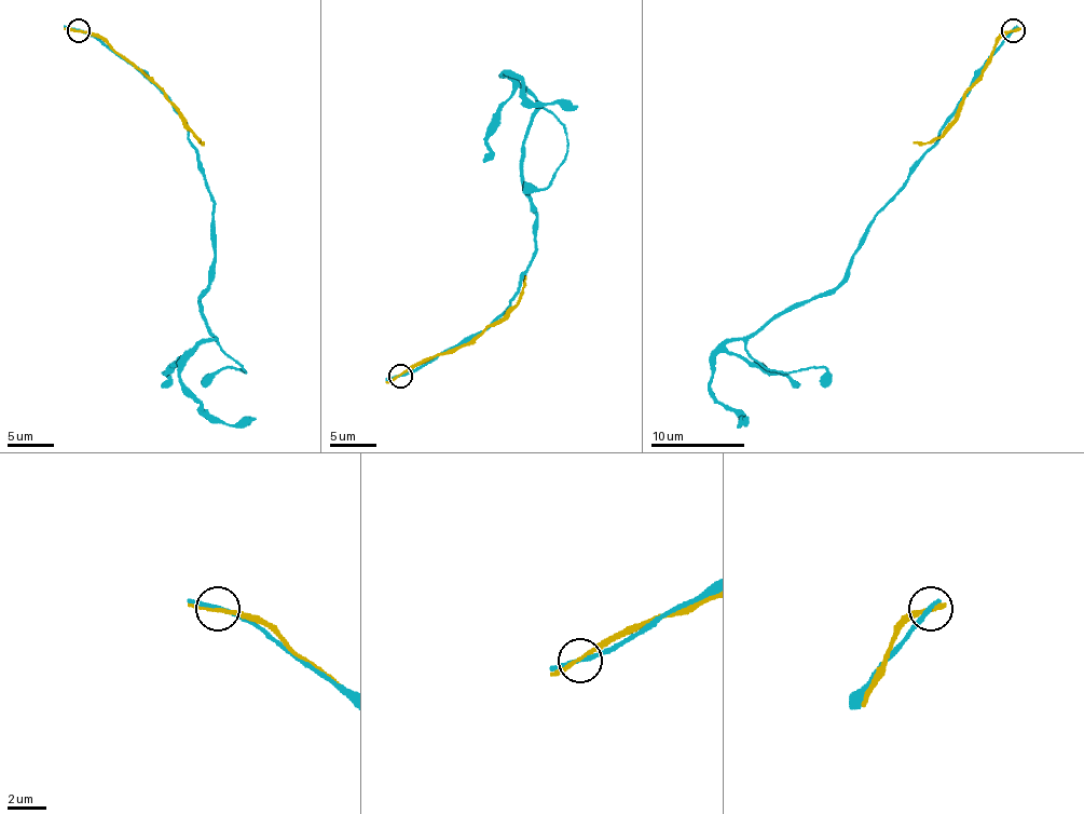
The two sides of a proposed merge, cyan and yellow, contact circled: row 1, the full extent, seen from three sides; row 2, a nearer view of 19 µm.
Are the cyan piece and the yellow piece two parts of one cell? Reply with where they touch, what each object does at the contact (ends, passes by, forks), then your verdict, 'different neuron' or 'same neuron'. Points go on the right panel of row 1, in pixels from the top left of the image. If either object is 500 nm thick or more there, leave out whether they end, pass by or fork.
at (1013, 30); cyan passes by; yellow passes by; different neuron

